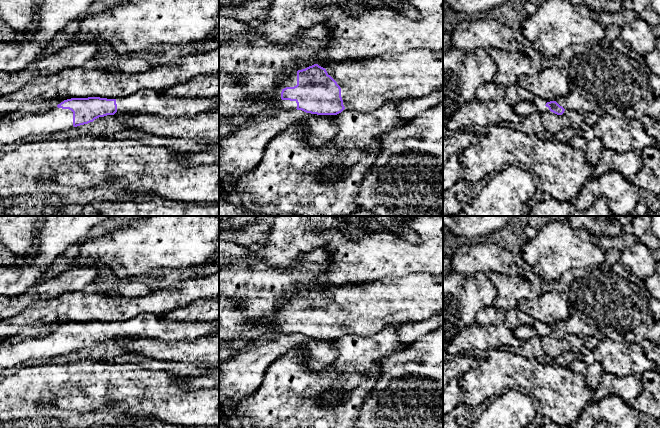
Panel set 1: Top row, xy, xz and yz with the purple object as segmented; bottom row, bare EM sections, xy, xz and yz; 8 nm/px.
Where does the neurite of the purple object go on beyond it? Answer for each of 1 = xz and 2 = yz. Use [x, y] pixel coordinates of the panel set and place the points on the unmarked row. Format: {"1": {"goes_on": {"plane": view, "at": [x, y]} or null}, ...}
{"1": {"goes_on": {"plane": "xz", "at": [365, 309]}}, "2": {"goes_on": {"plane": "yz", "at": [524, 332]}}}

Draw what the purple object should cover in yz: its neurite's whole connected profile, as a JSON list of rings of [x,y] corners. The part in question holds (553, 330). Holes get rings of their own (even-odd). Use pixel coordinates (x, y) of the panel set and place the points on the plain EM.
[[[535,321],[532,325],[519,326],[513,331],[513,333],[516,338],[521,339],[524,342],[536,335],[542,336],[544,334],[550,334],[557,339],[562,339],[565,335],[565,333],[556,325],[546,326],[538,321]]]

